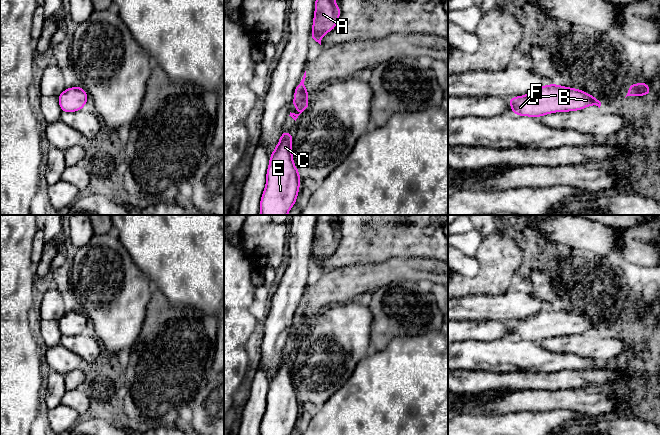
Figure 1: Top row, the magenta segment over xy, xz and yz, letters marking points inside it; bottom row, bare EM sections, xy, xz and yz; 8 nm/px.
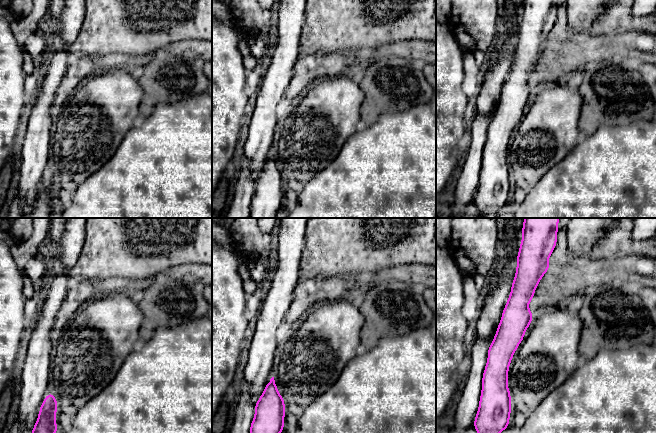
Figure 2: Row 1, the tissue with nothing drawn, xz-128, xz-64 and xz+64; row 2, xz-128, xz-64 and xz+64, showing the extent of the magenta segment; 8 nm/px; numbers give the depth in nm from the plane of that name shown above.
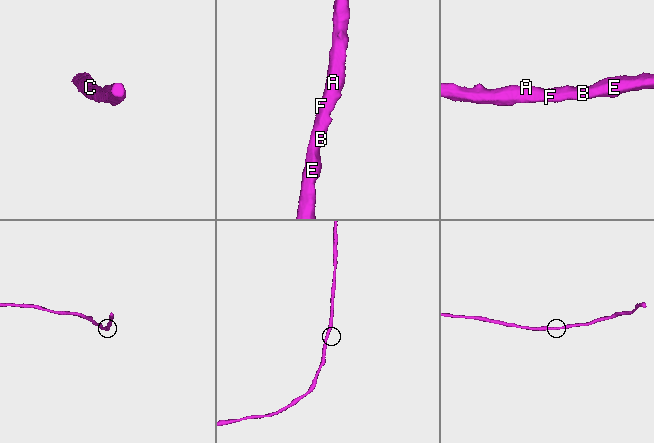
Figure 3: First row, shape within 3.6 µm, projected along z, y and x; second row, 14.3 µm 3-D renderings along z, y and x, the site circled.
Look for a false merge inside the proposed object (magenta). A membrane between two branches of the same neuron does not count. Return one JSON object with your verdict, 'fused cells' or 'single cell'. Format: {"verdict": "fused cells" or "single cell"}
{"verdict": "single cell"}

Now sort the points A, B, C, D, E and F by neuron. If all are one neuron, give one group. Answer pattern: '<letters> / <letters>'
A B C D E F

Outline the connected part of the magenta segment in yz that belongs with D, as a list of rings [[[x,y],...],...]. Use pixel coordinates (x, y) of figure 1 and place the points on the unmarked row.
[[[557,308],[544,309],[526,319],[508,322],[508,325],[514,338],[530,341],[577,335],[590,329],[601,330],[598,323],[584,315]]]

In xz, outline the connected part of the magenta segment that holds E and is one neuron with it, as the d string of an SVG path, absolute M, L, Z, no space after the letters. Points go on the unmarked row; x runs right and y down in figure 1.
M284 354L270 380L260 435L290 435L296 427L300 398L293 386L292 363Z

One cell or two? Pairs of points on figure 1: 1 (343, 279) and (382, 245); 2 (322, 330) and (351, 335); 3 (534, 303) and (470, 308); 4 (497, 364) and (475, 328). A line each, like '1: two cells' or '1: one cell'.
1: one cell
2: one cell
3: one cell
4: two cells

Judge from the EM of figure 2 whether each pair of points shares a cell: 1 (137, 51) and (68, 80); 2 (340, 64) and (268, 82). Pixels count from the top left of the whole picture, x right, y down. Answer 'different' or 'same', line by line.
1: same
2: different

